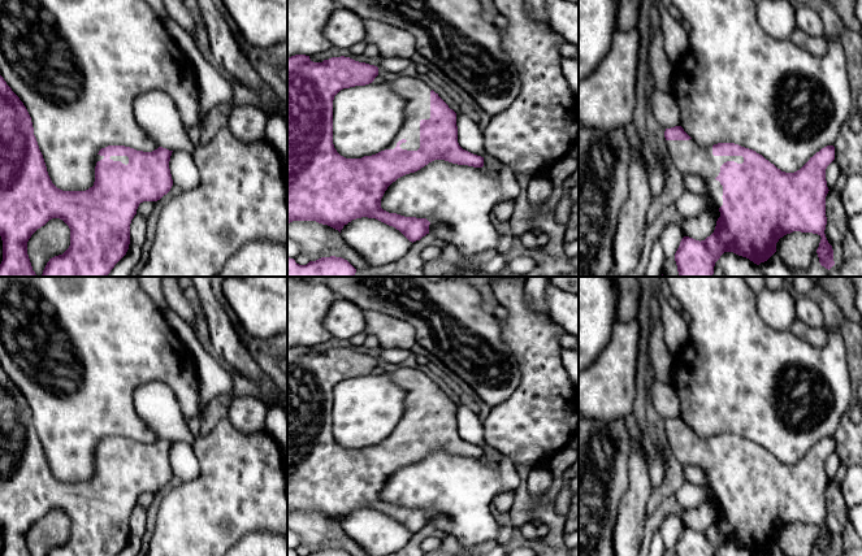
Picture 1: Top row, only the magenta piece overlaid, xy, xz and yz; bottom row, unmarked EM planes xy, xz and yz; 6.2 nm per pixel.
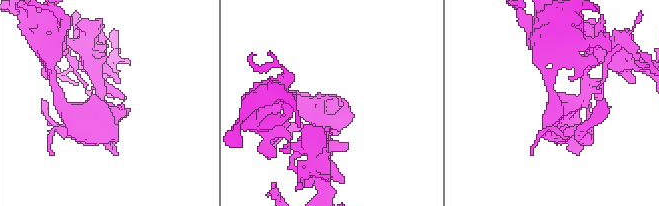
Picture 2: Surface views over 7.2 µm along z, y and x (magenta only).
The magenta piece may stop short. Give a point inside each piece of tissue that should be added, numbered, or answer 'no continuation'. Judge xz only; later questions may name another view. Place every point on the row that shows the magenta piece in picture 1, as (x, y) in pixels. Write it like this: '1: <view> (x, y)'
1: xz (416, 92)

